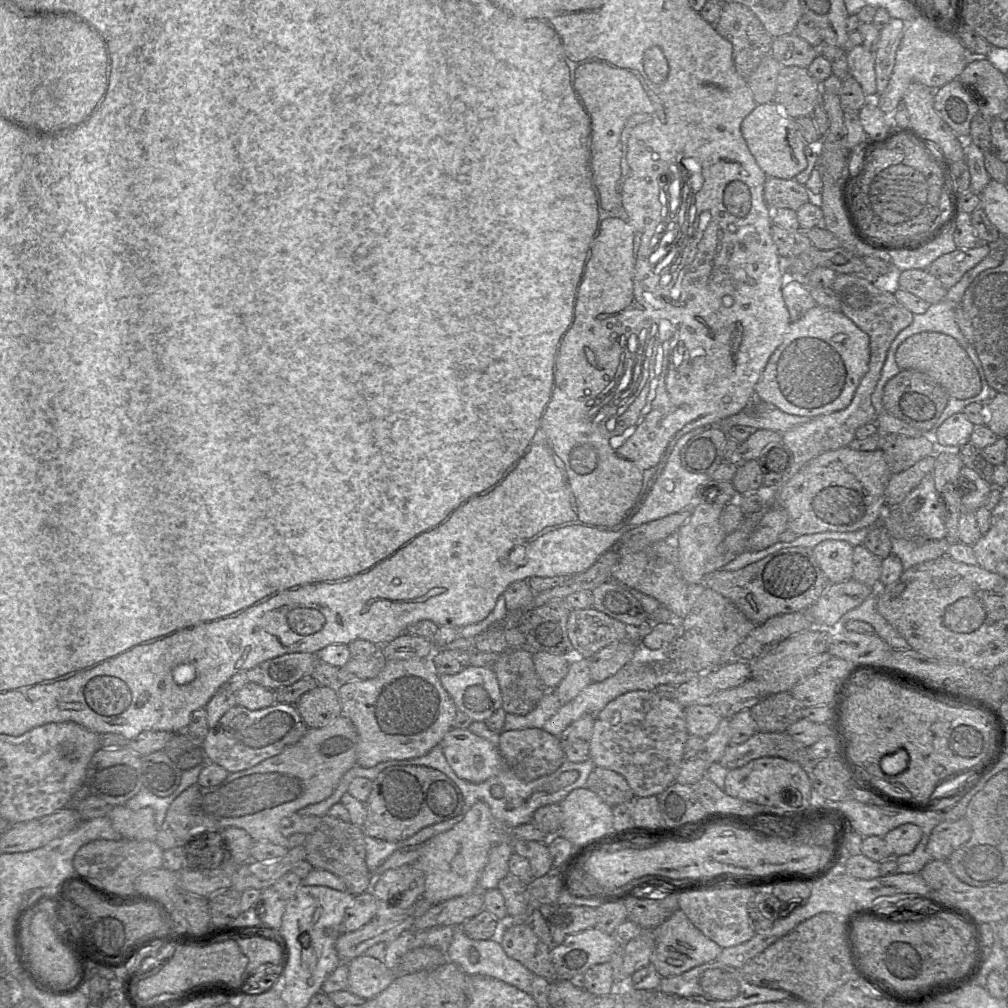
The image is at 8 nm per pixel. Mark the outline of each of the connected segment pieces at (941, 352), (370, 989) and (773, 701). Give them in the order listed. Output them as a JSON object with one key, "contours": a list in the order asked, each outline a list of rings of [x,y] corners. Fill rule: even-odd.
{"contours":[[[[921,332],[913,335],[899,346],[895,360],[901,370],[916,370],[933,378],[947,391],[950,398],[965,400],[978,395],[982,390],[979,373],[966,350],[954,338],[948,335],[936,332]]],[[[360,955],[347,964],[347,989],[366,1001],[382,993],[396,978],[395,971],[373,957]]],[[[790,691],[779,692],[762,698],[750,710],[758,726],[758,731],[762,732],[786,732],[787,729],[804,717],[804,707]]]]}

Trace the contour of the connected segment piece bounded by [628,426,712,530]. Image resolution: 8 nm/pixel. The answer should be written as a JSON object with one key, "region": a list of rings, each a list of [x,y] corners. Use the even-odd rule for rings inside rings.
{"region":[[[709,427],[697,428],[684,436],[682,436],[671,449],[661,464],[661,472],[654,474],[654,479],[648,485],[646,493],[644,493],[644,502],[638,512],[630,519],[629,529],[648,523],[679,512],[681,510],[691,508],[697,501],[697,492],[701,486],[706,485],[712,480],[708,474],[692,473],[687,471],[682,465],[679,457],[680,449],[688,442],[688,440]]]}

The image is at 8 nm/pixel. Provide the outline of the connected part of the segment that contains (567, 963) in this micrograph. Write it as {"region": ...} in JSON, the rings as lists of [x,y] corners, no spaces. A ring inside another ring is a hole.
{"region":[[[593,927],[568,935],[560,945],[551,949],[550,958],[558,978],[570,980],[575,975],[584,974],[596,964],[609,962],[619,944],[620,941],[615,935],[607,934]]]}

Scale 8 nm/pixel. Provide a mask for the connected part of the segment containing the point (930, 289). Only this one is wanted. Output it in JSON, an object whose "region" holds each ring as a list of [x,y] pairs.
{"region":[[[920,269],[902,271],[898,277],[898,286],[931,305],[944,300],[948,292],[938,278]]]}

